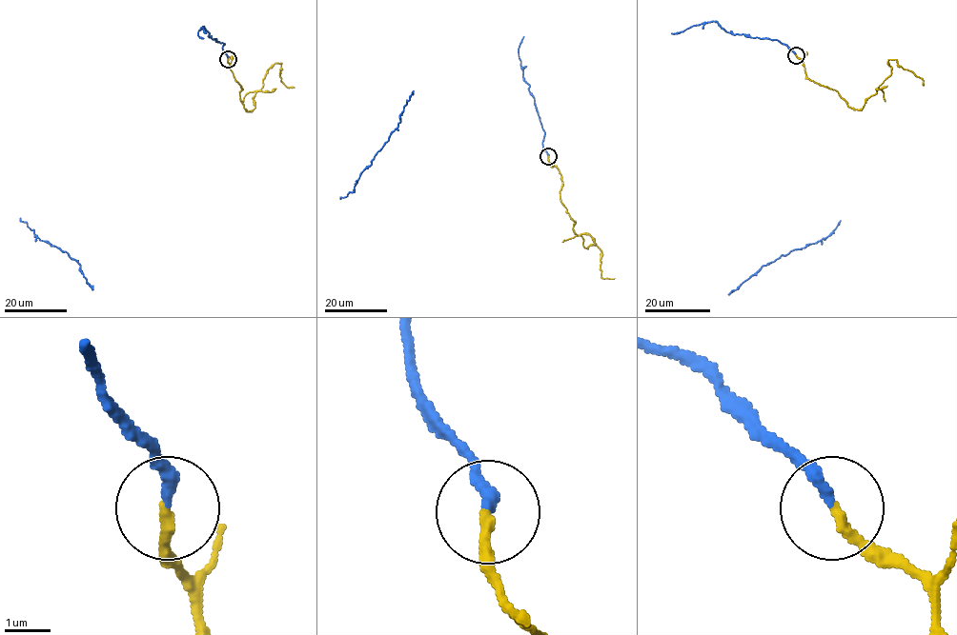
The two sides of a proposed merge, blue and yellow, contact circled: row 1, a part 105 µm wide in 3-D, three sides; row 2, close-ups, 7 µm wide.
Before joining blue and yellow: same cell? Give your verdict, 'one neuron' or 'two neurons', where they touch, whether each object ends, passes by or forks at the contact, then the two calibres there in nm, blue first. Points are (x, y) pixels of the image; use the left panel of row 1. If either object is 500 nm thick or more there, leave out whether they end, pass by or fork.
two neurons; at (228, 59); blue ends there; yellow ends there; 240 nm thick on the blue side, 240 nm on the other

